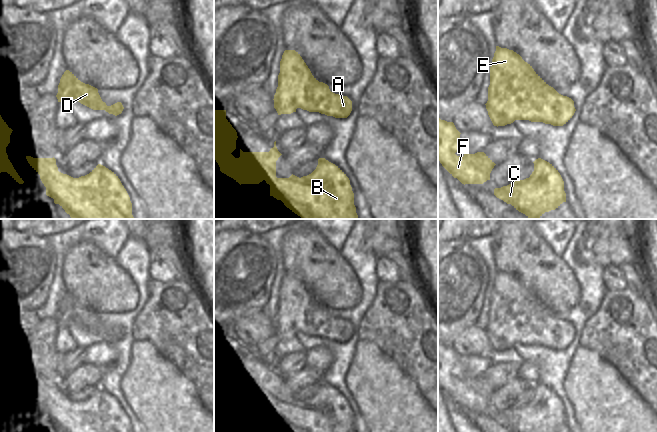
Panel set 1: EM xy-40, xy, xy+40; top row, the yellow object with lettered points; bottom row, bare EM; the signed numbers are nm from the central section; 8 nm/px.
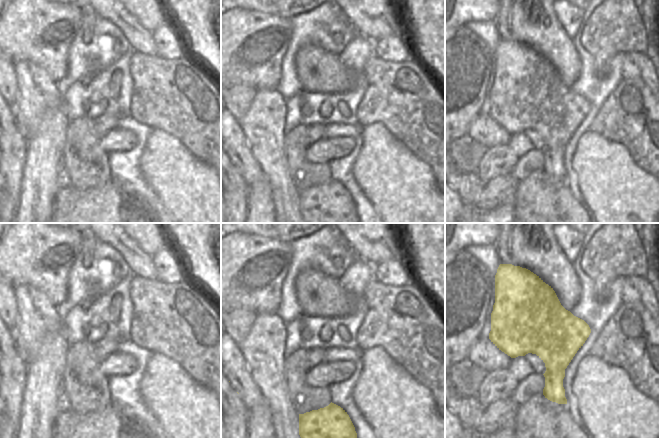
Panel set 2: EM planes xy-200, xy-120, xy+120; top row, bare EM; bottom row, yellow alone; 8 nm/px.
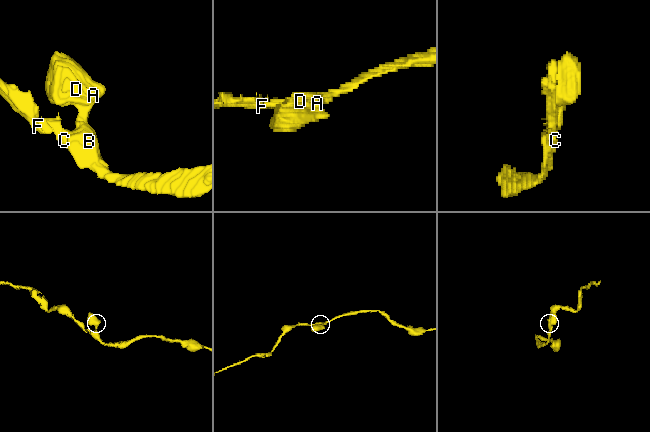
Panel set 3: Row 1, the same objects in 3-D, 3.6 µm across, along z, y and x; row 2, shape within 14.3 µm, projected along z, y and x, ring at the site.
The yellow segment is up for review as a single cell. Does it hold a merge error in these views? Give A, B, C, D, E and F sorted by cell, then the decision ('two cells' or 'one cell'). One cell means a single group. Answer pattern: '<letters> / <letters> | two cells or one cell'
A B C D E F | one cell

